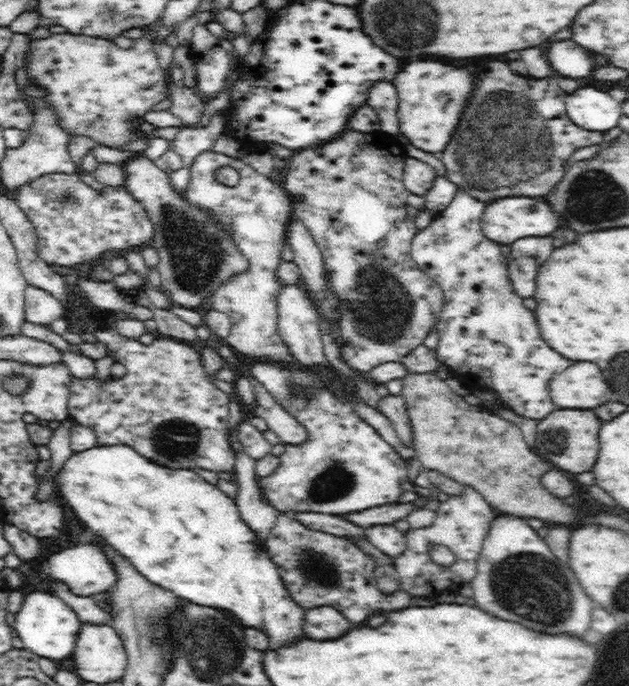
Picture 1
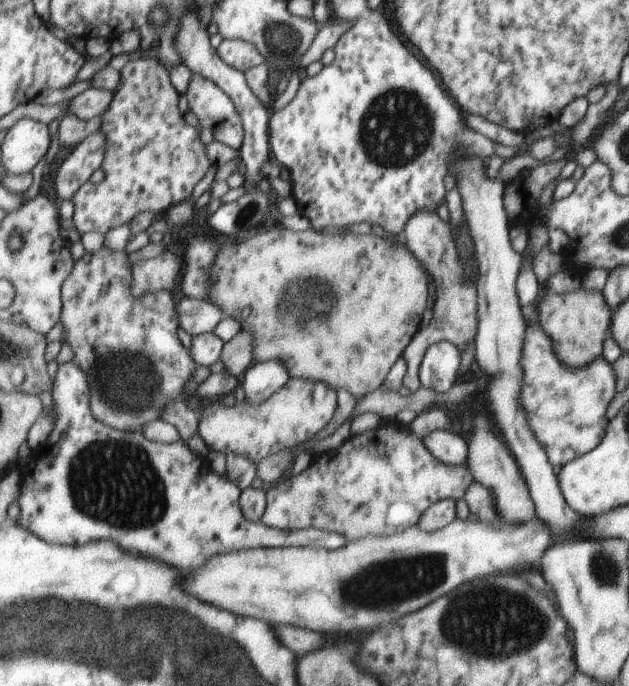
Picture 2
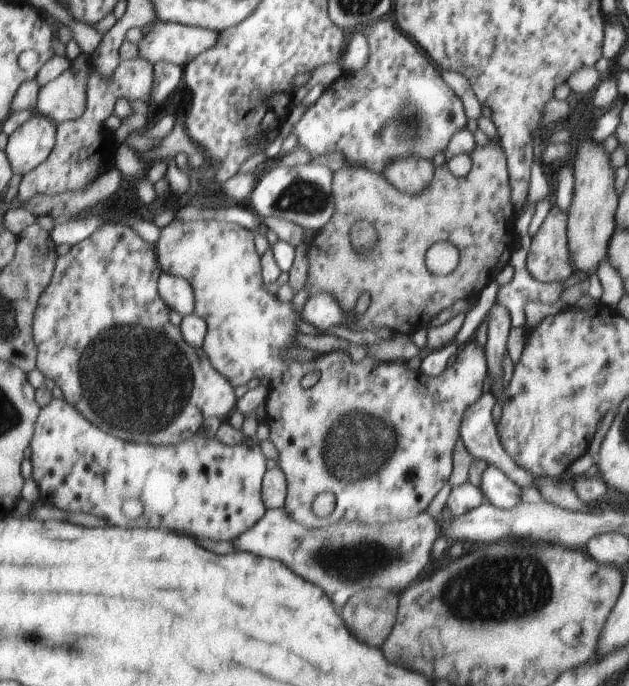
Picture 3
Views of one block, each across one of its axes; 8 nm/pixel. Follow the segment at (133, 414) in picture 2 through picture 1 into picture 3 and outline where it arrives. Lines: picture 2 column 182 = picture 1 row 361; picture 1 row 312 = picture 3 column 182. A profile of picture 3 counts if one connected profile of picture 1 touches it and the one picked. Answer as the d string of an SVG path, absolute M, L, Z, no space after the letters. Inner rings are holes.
M108 221L100 230L97 230L90 238L77 244L72 250L59 257L57 269L52 284L42 295L41 303L38 305L35 319L35 336L39 346L39 363L37 368L47 377L53 379L64 392L64 397L70 404L78 407L78 410L94 421L106 432L118 436L118 438L134 441L137 443L146 442L155 445L173 445L180 443L185 438L192 438L200 424L206 418L226 418L228 412L234 408L236 396L234 388L230 386L231 381L222 376L212 365L212 361L206 356L203 347L195 349L193 345L186 342L180 330L170 324L168 320L168 306L158 296L160 268L158 268L157 247L142 236L132 225Z

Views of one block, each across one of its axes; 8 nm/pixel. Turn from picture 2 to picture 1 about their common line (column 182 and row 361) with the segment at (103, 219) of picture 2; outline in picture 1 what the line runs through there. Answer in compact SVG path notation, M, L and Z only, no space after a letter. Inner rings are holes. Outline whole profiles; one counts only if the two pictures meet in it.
M116 330L96 332L96 342L108 346L110 356L116 362L124 362L126 368L132 368L132 378L110 380L108 384L98 384L94 378L76 378L69 380L70 416L77 424L92 428L98 436L98 446L132 446L144 458L160 462L160 466L172 466L174 470L214 470L228 472L235 466L235 453L230 450L226 430L228 428L229 396L212 382L206 380L206 373L200 353L192 346L176 340L154 340L154 344L144 346L138 340L122 338Z

